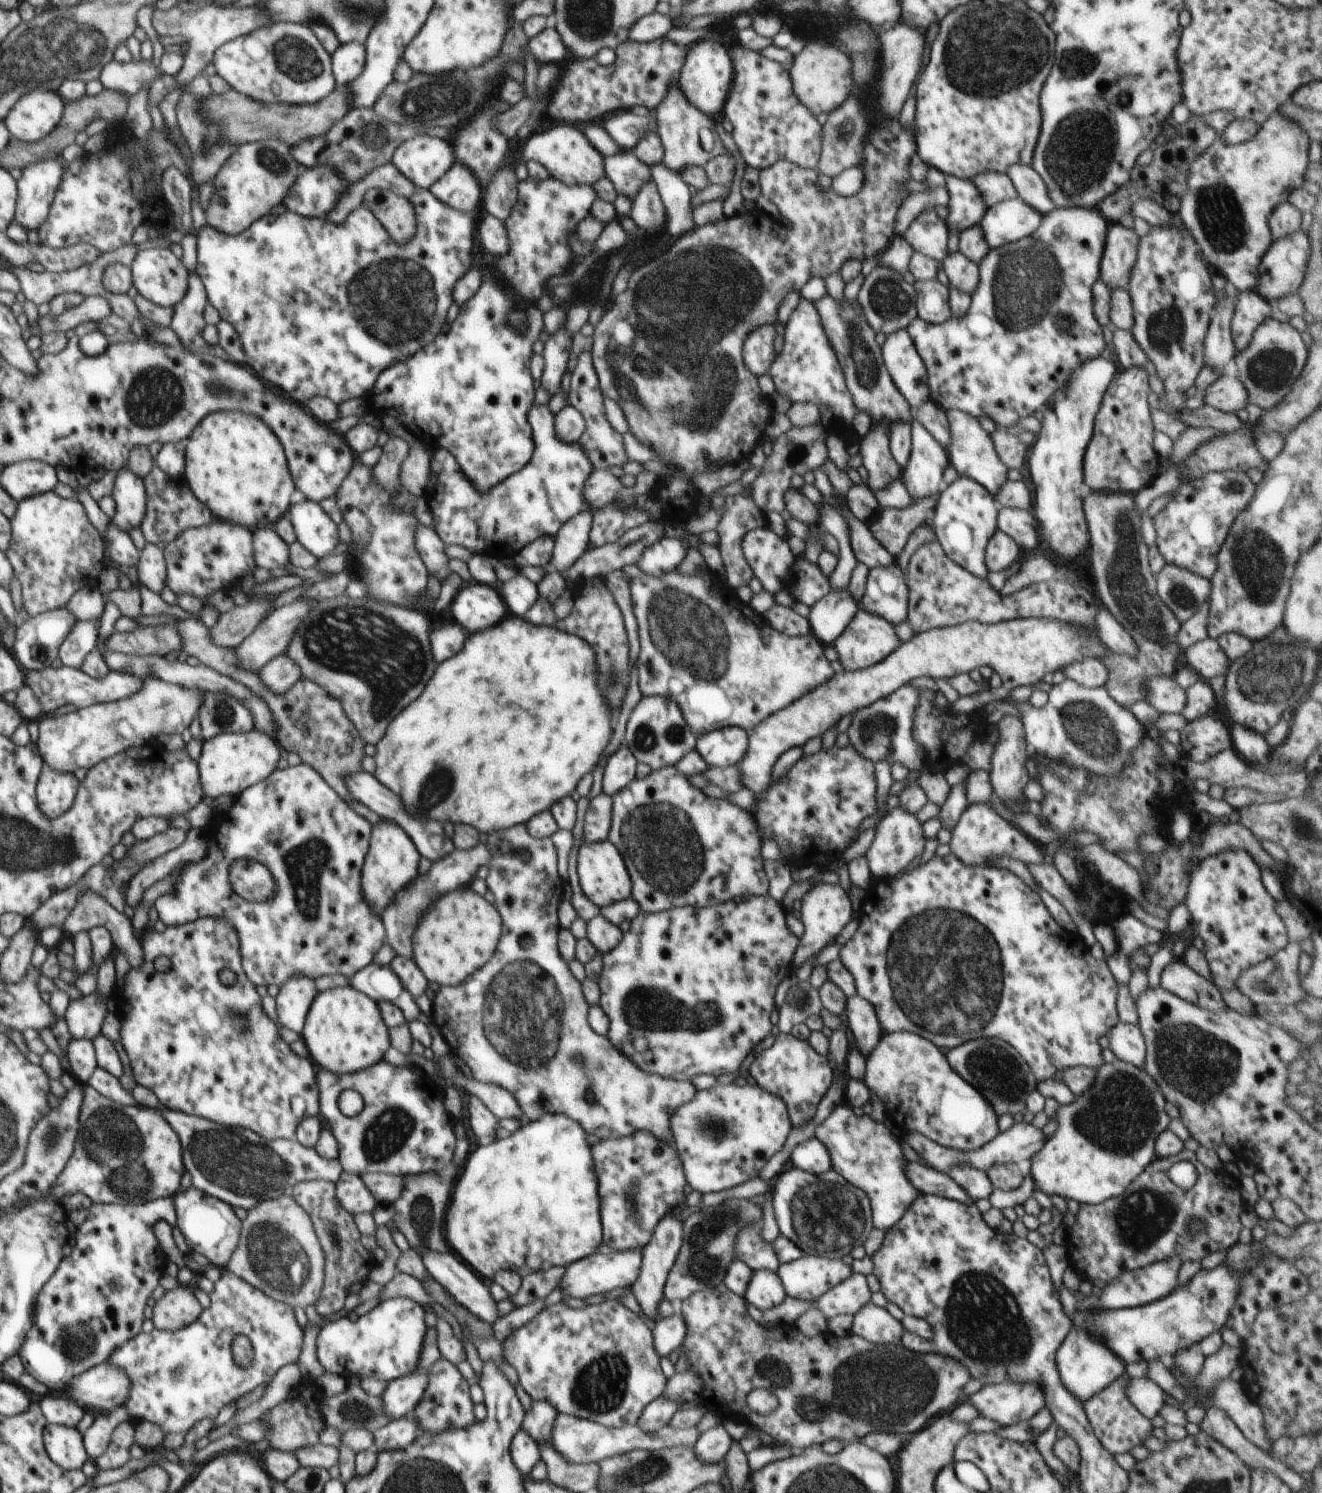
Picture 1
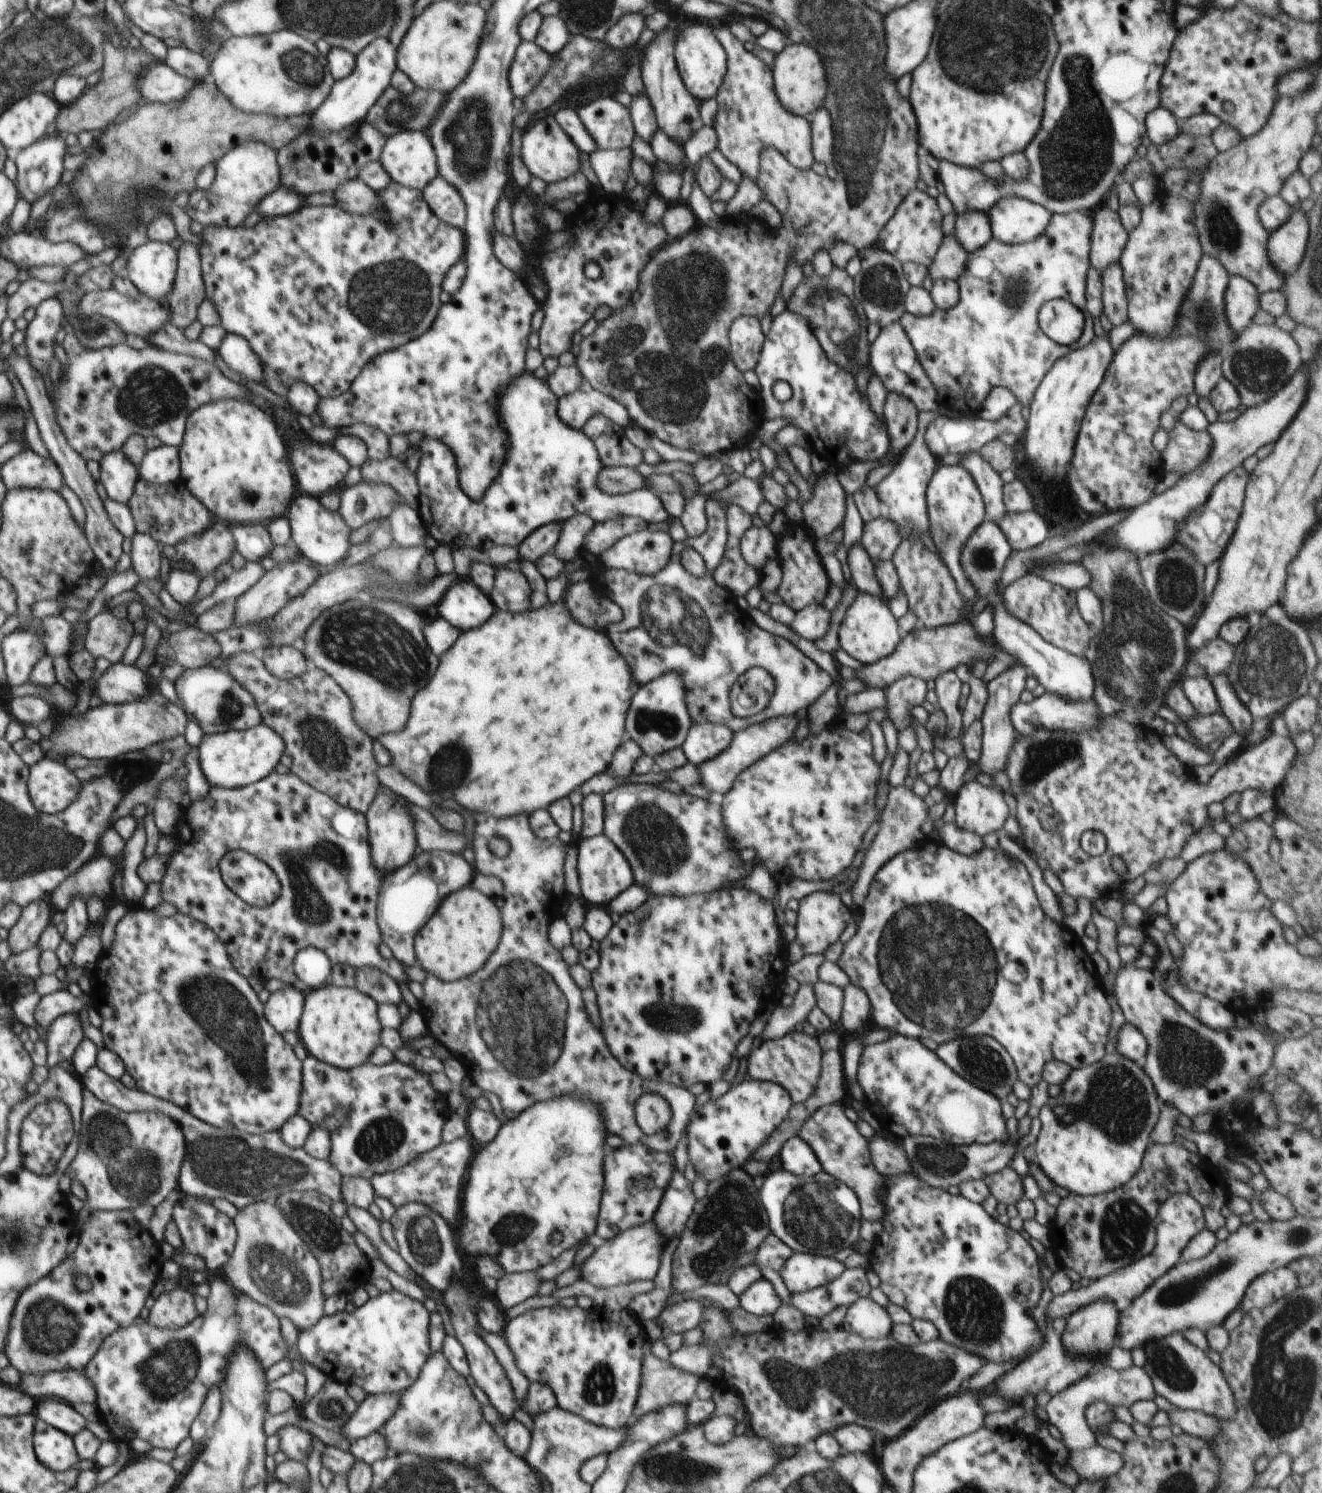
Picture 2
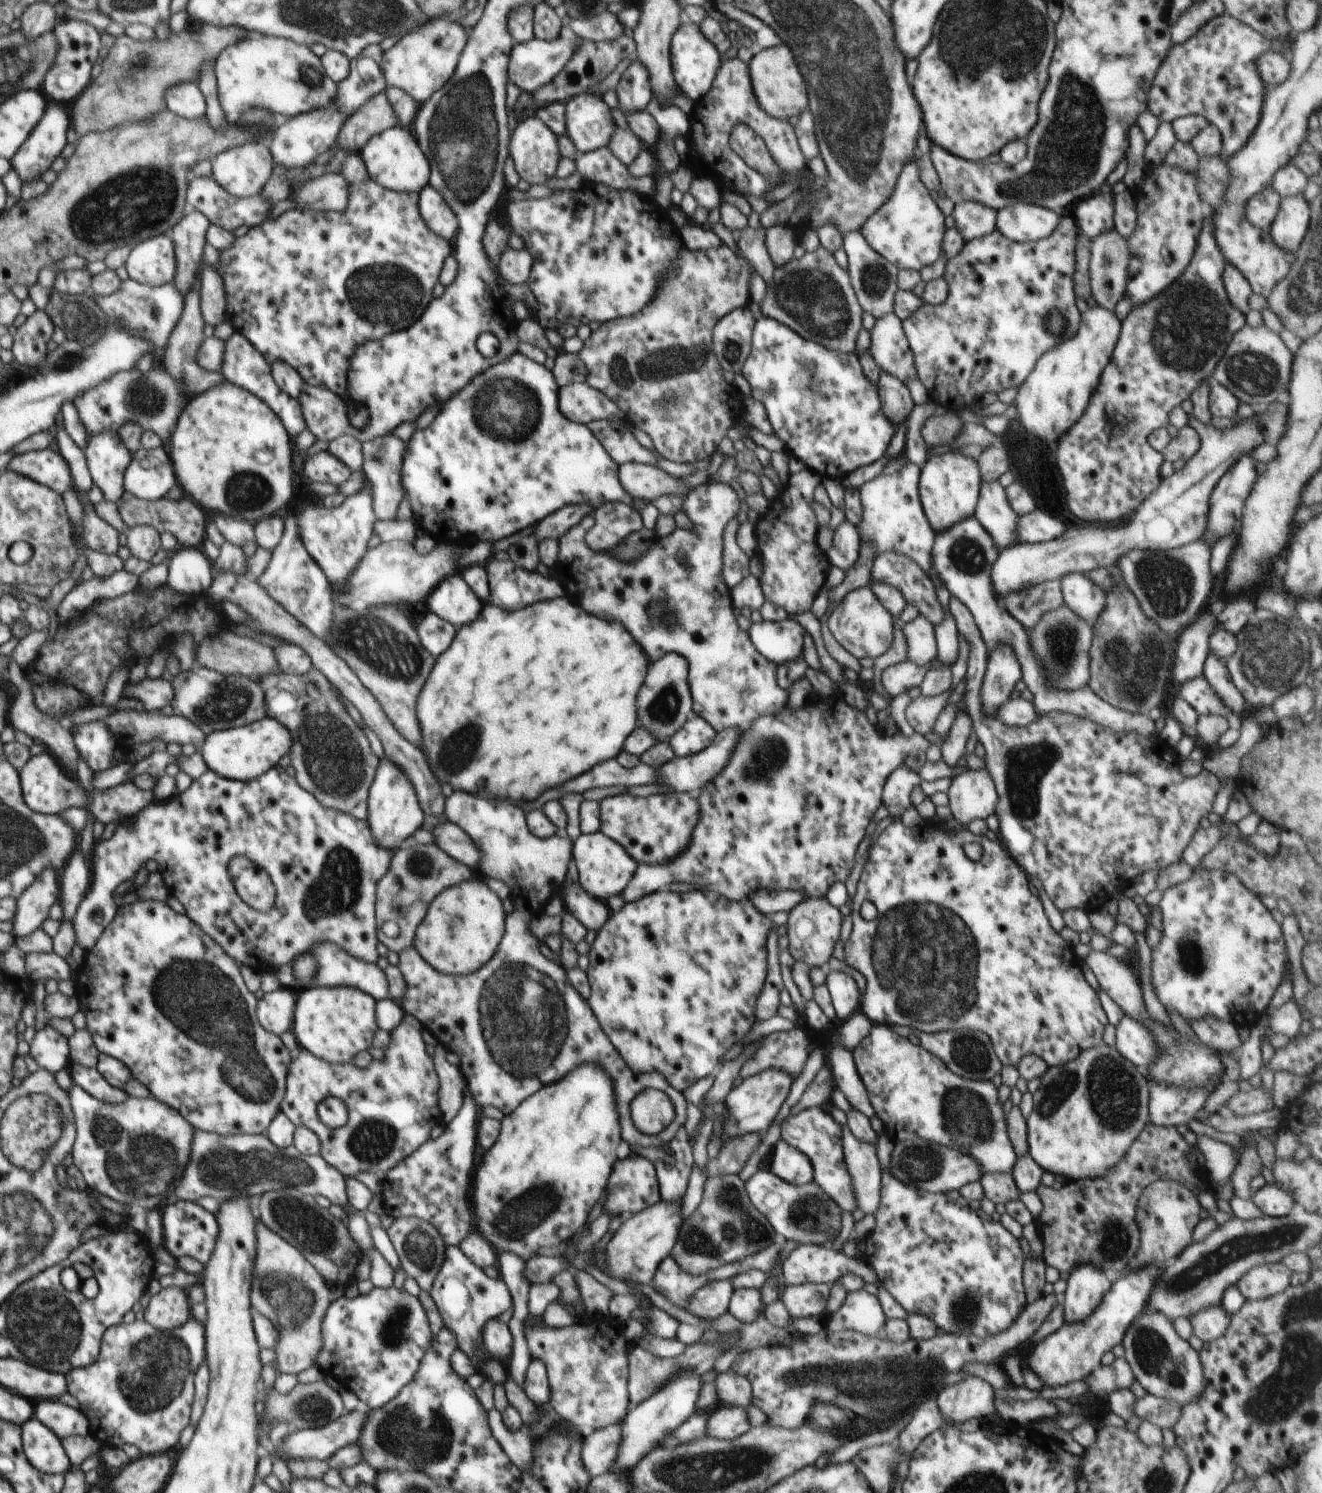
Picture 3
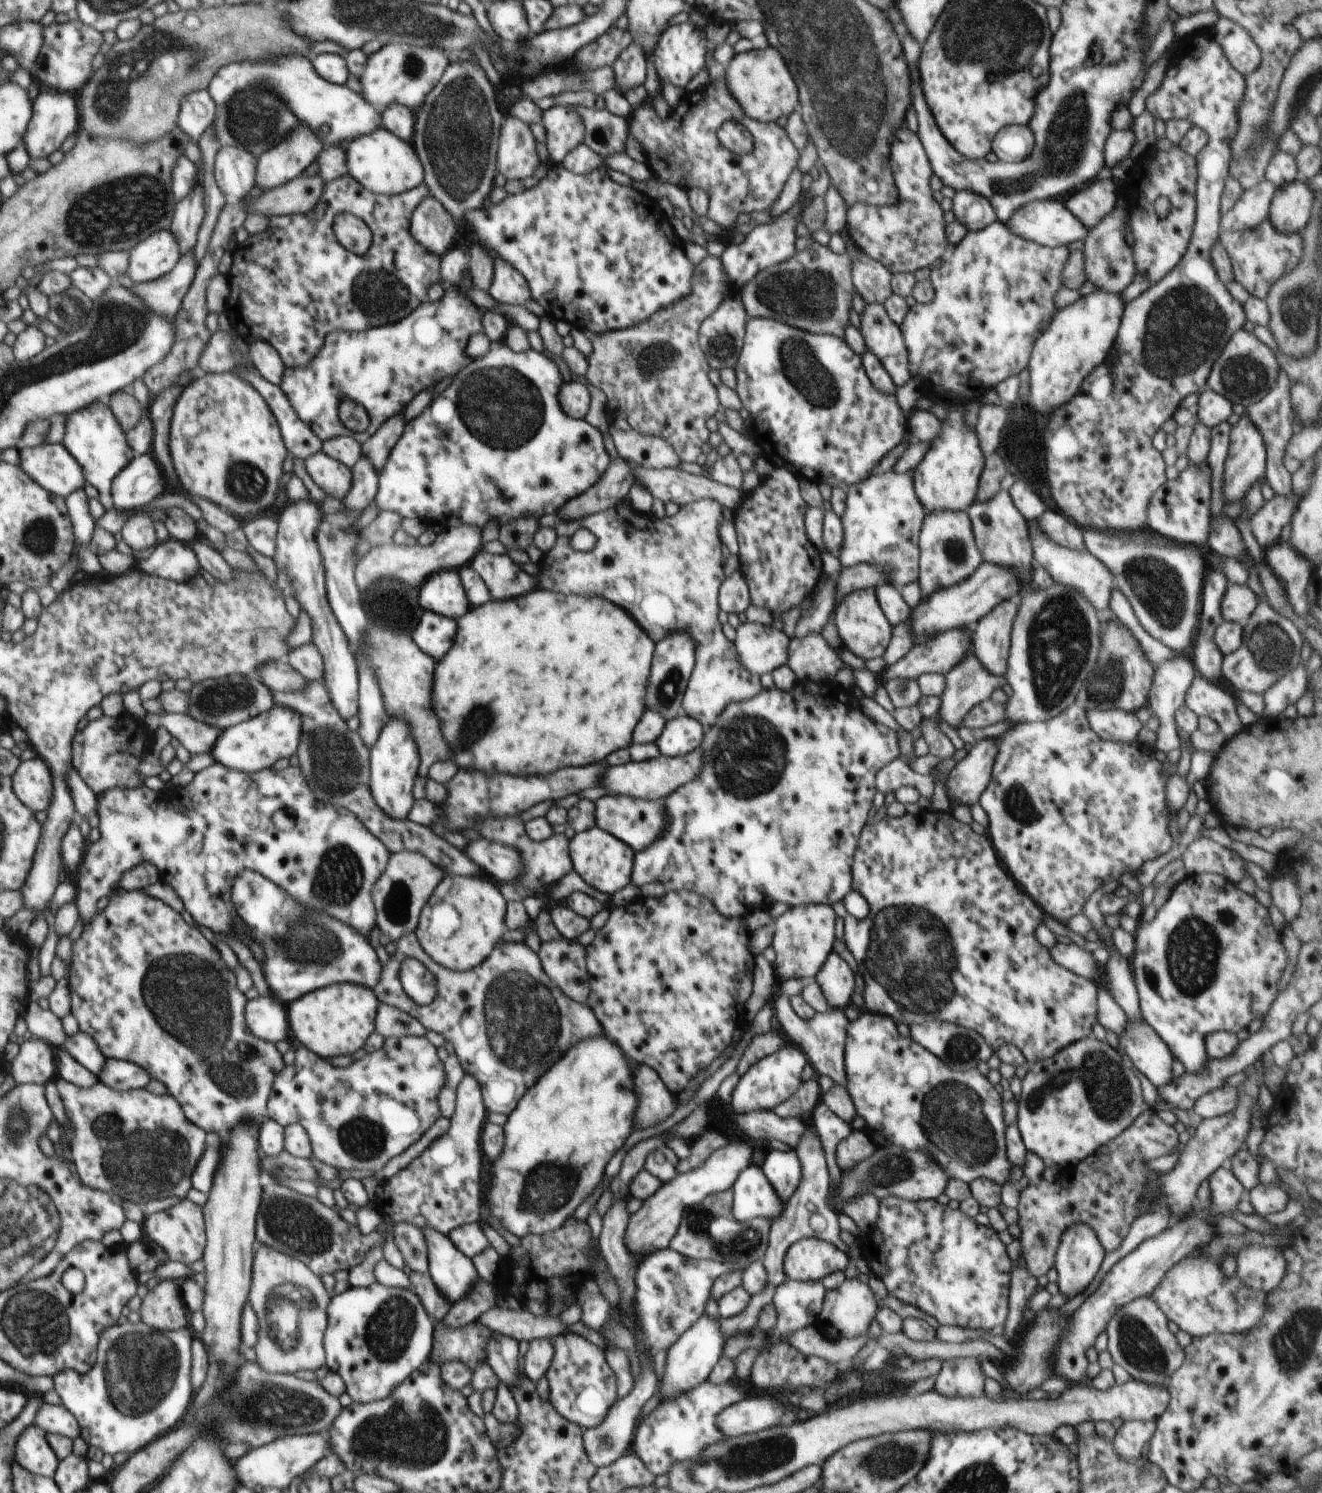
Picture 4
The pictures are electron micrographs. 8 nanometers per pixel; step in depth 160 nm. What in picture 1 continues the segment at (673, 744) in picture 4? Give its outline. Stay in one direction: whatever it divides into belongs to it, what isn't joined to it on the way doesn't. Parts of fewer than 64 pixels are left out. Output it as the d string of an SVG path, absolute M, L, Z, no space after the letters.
M725 727L696 736L695 750L709 767L735 766L748 748L748 733L739 727Z

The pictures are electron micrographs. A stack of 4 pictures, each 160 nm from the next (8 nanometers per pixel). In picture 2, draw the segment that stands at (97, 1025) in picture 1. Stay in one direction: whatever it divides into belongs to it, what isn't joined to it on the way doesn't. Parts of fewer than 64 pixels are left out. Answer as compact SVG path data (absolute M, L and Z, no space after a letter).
M79 1012L62 1015L49 1026L47 1032L48 1068L55 1067L62 1060L70 1061L76 1047L85 1037Z

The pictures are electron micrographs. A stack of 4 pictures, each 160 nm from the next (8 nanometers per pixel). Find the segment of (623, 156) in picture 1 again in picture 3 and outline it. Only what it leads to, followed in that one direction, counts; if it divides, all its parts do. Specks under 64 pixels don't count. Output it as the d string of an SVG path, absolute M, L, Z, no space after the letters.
M606 147L578 155L575 166L587 184L600 183L604 187L630 190L649 197L655 188L652 176L632 176L628 168Z

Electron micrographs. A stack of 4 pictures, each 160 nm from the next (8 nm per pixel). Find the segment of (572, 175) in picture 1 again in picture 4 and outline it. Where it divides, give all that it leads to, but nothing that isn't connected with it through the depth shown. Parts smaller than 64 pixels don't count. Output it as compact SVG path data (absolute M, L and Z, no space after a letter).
M508 117L502 122L497 150L496 172L506 179L532 177L541 162L530 126L518 118Z

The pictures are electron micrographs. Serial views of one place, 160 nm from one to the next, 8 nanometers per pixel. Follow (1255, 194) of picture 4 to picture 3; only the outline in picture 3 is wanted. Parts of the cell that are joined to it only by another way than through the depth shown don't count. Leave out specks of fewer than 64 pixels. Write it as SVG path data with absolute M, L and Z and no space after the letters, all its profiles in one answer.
M1271 187L1264 188L1246 202L1246 220L1254 227L1269 232L1274 218L1278 215L1280 202L1281 197Z

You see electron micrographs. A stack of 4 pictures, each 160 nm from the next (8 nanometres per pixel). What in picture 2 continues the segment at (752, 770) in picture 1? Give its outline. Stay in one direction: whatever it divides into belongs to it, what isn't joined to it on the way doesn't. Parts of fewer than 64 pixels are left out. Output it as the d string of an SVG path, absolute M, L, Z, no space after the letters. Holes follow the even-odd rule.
M963 620L960 623L934 629L918 626L911 632L902 635L902 640L893 654L872 664L863 665L856 671L856 675L866 684L867 688L886 690L890 684L896 682L898 678L904 678L904 676L916 676L924 681L934 681L940 674L956 670L960 664L969 666L971 663L980 660L984 660L988 664L988 669L982 677L984 683L993 680L998 674L1006 672L1010 668L1010 664L1019 662L1016 658L1004 654L994 644L991 636L981 639L972 623ZM800 713L794 716L781 716L780 718L768 719L758 724L750 725L741 731L733 732L734 736L730 740L730 746L724 752L720 752L718 756L714 756L714 758L698 764L700 778L702 778L702 784L700 785L710 790L717 798L725 795L732 788L732 784L734 784L734 780L736 780L736 776L740 772L744 772L750 764L758 762L762 756L766 756L768 752L776 750L780 744L786 743L786 740L790 740L790 738L795 736L794 732L796 732L796 728L800 724L798 722L799 717L807 718L807 714Z

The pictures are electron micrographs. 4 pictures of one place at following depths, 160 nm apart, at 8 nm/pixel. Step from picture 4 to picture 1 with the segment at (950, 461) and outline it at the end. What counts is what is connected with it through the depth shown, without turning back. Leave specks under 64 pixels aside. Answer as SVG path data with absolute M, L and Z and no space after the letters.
M959 476L954 482L943 485L934 508L932 528L936 532L936 541L940 544L944 554L952 562L970 572L976 578L987 579L988 568L984 560L986 544L998 529L999 506L995 498L977 481L969 477Z

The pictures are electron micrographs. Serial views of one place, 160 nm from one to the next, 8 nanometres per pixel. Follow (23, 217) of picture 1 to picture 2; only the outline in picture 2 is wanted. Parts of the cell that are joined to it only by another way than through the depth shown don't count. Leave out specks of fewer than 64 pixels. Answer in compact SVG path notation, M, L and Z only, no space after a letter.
M48 135L18 154L16 180L24 200L32 204L56 188L64 172L66 153L64 140Z

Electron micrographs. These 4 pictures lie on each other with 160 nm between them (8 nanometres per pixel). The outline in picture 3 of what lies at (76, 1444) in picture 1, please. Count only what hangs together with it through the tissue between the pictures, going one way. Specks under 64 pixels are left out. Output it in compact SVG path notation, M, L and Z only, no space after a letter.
M36 1418L21 1426L25 1456L38 1472L65 1474L71 1468L62 1440Z

